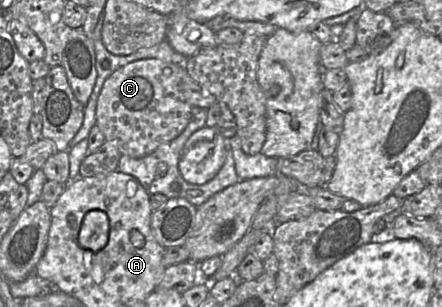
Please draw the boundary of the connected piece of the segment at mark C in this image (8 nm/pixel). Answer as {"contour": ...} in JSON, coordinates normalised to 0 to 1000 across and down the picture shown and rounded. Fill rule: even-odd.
{"contour":[[[324,192],[292,205],[256,235],[235,267],[217,345],[217,404],[238,459],[258,472],[274,505],[321,515],[348,495],[357,476],[405,443],[432,384],[432,352],[412,300],[407,267],[421,235],[414,212],[357,192]]]}

